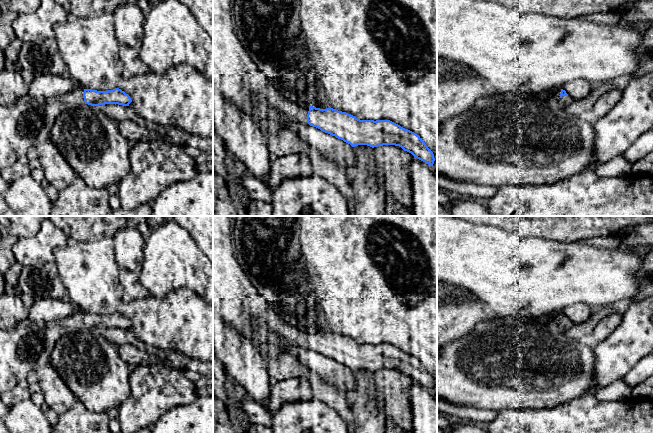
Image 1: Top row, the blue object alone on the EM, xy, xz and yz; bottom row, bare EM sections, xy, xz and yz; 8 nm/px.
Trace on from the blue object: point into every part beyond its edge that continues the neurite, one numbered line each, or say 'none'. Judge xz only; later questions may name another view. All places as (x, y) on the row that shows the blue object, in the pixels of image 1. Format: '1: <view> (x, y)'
1: xz (236, 77)

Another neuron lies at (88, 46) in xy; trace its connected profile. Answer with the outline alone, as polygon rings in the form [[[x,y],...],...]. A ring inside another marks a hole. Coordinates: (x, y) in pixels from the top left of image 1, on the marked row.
[[[113,13],[76,17],[53,27],[67,75],[83,89],[117,88],[123,65],[115,37]]]

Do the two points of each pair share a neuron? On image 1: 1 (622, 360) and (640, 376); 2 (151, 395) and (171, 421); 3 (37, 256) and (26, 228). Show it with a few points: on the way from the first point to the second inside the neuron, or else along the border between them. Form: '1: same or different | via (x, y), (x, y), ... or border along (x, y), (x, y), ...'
1: different | border along (642, 357), (622, 378)
2: different | border along (187, 403), (169, 408), (155, 422)
3: different | border along (41, 226), (35, 234), (18, 239)

